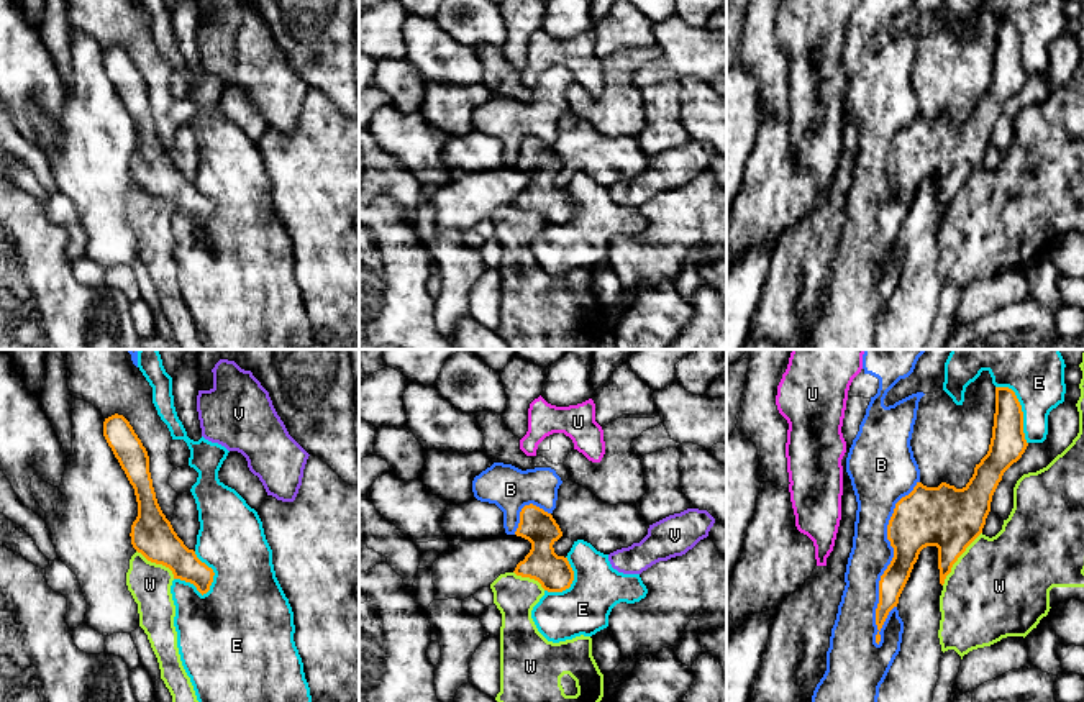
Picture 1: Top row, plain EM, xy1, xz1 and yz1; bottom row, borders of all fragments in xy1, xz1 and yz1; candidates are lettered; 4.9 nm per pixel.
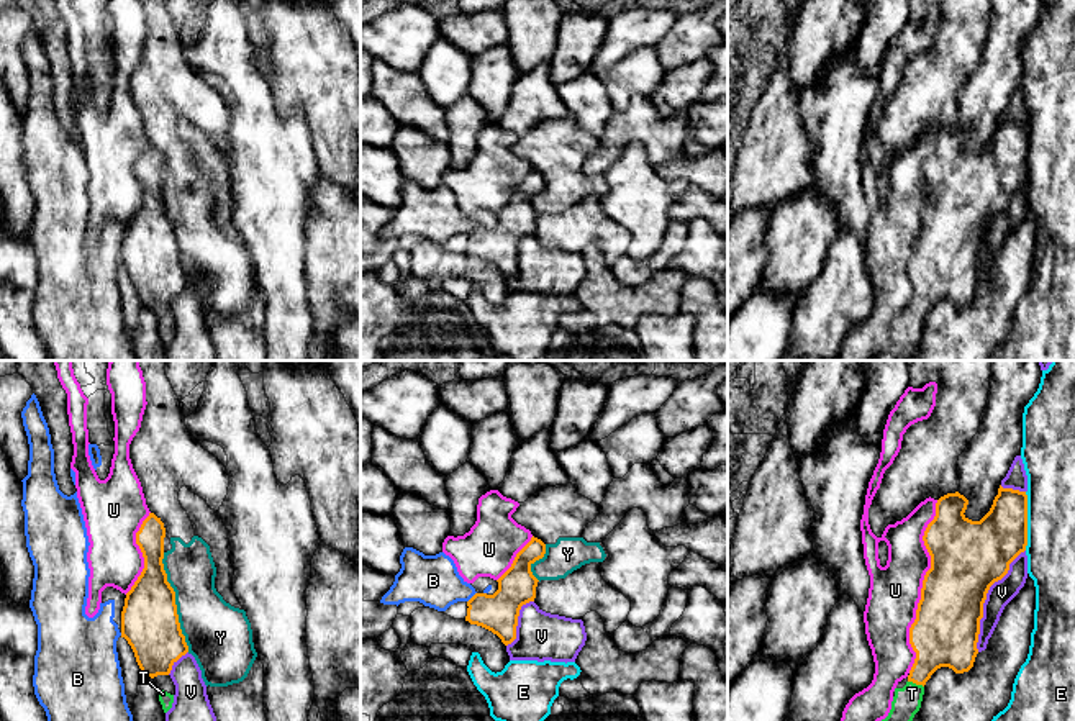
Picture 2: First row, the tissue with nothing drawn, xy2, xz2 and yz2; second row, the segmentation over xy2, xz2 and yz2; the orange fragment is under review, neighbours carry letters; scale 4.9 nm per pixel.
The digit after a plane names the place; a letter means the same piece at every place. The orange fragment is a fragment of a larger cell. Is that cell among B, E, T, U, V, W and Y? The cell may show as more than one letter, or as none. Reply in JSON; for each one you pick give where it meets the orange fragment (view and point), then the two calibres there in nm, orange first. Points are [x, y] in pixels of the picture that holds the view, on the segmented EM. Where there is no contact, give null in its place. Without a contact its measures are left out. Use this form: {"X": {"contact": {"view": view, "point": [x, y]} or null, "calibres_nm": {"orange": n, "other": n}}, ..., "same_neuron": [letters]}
{"T": {"contact": {"view": "yz2", "point": [916, 684]}, "calibres_nm": {"orange": 280, "other": 140}}, "same_neuron": ["T"]}

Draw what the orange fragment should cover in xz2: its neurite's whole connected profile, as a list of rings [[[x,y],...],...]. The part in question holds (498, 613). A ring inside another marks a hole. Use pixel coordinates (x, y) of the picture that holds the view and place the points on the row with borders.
[[[533,536],[516,554],[511,567],[497,580],[498,590],[493,595],[475,593],[467,601],[465,621],[492,631],[505,646],[511,644],[516,639],[521,606],[536,598],[539,580],[533,575],[531,565],[544,554],[546,544]]]

